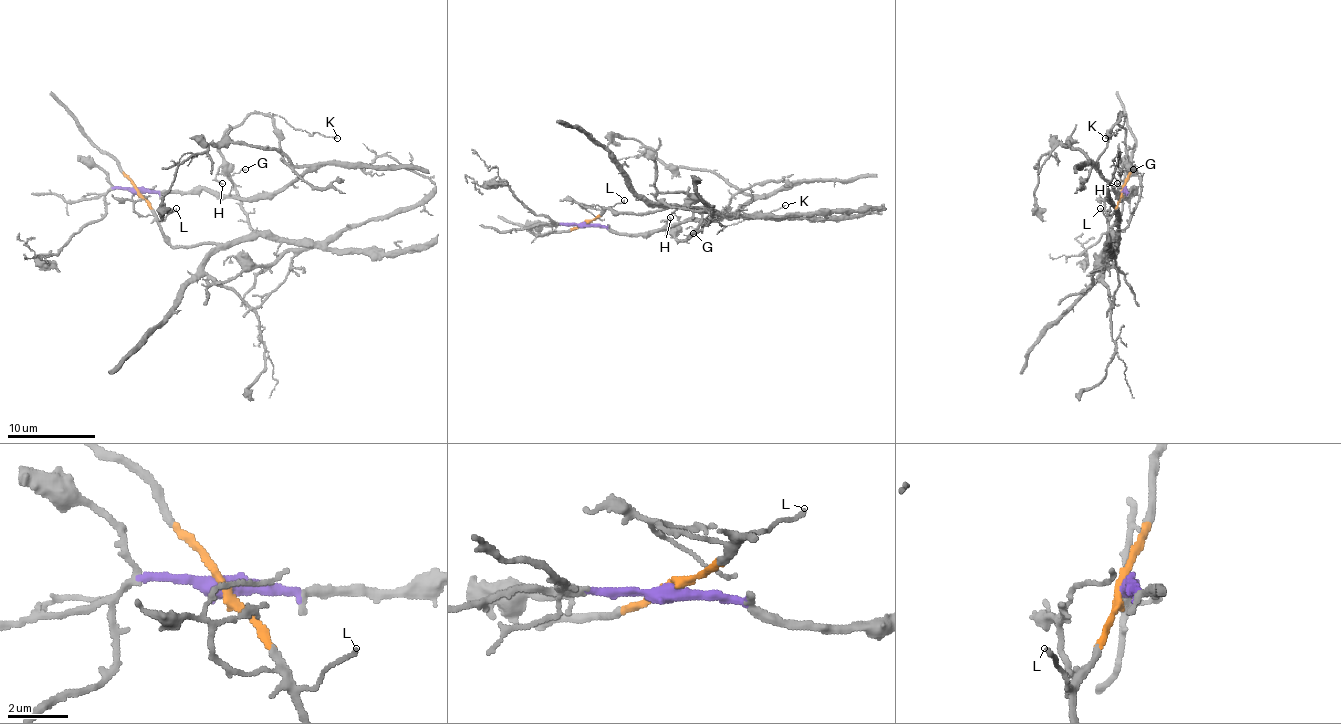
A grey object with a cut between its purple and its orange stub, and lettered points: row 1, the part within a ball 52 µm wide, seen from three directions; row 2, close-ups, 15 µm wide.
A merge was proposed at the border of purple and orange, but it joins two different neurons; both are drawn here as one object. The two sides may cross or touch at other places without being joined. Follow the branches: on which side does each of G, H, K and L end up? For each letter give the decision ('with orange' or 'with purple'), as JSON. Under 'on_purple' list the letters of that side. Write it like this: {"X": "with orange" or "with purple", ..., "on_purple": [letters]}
{"G": "with orange", "H": "with orange", "K": "with orange", "L": "with orange", "on_purple": []}

